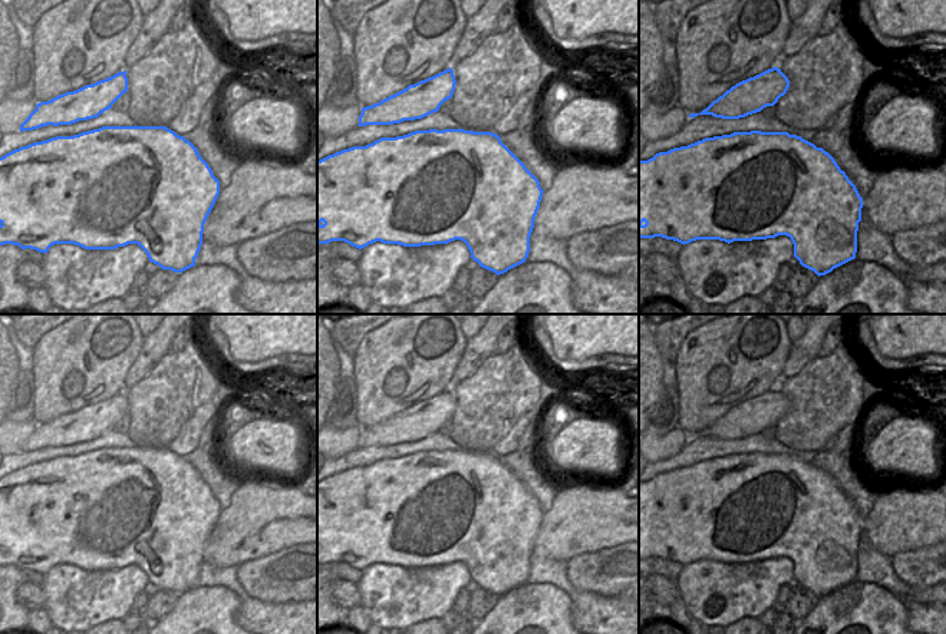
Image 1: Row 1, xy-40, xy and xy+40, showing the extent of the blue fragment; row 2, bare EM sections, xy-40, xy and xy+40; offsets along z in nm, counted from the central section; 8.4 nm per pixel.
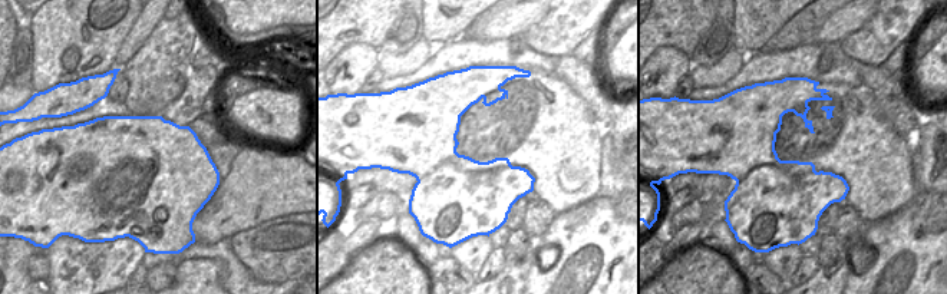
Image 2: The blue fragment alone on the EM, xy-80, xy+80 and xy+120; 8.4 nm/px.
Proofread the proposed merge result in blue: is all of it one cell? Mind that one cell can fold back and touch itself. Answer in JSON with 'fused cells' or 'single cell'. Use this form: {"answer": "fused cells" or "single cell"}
{"answer": "fused cells"}

